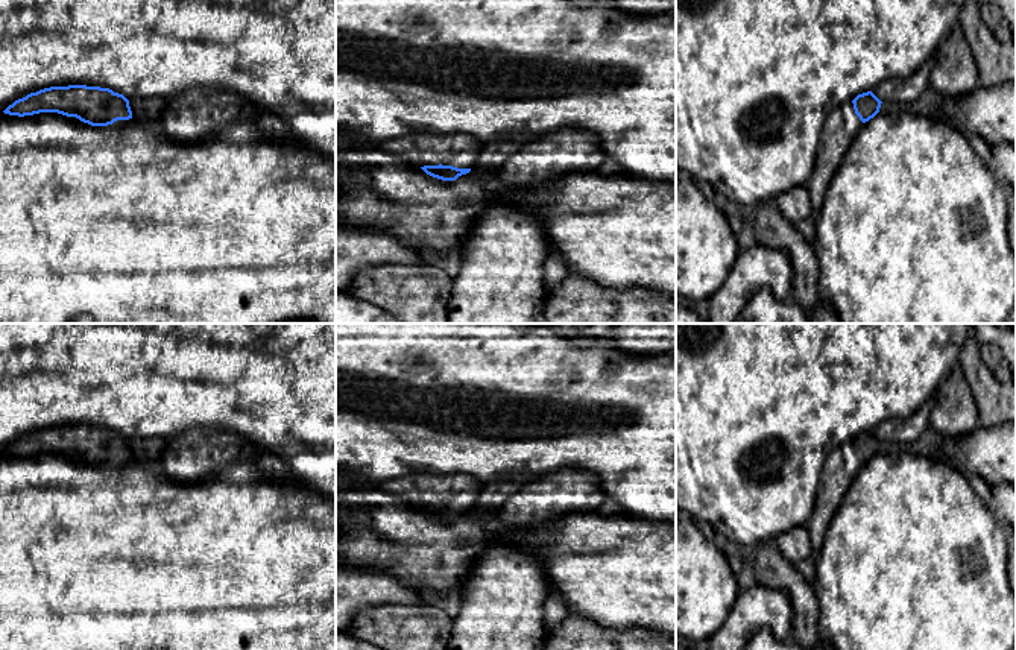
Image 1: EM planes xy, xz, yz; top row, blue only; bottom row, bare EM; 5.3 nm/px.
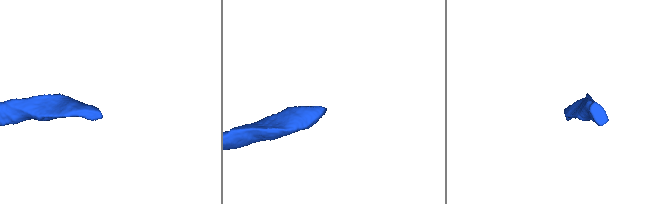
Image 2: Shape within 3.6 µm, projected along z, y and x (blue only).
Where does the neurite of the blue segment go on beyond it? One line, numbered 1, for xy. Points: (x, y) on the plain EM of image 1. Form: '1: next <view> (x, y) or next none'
1: next xy (119, 462)

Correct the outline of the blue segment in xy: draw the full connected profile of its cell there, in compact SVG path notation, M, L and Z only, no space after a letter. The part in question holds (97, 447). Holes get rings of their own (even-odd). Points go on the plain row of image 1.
M87 425L44 428L15 440L3 453L18 457L58 453L91 466L126 466L132 462L129 440L123 434Z

